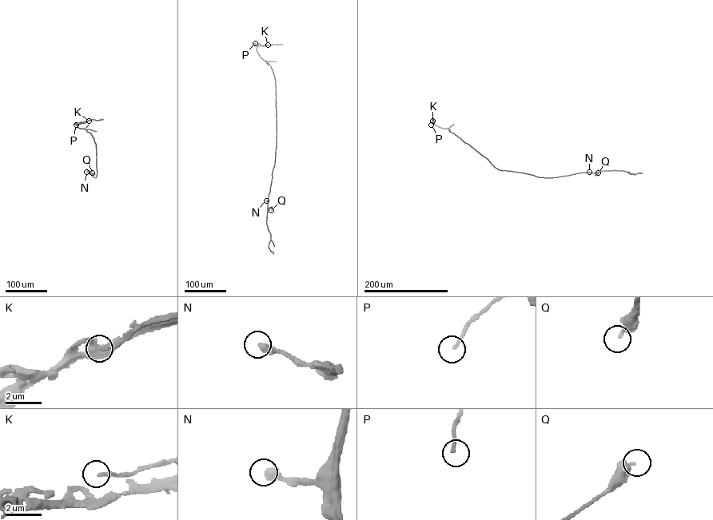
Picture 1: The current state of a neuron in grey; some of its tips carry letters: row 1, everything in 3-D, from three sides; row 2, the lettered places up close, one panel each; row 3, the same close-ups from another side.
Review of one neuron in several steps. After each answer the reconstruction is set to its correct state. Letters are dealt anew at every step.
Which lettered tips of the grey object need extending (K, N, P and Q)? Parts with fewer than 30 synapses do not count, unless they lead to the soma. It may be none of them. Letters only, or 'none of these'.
P

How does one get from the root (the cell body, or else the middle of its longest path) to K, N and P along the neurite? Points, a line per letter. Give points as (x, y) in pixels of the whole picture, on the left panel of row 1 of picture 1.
K: (97, 172), (93, 138), (86, 129), (77, 126), (89, 121)
N: (97, 172), (95, 177), (86, 172)
P: (97, 172), (93, 138), (86, 129), (76, 125)

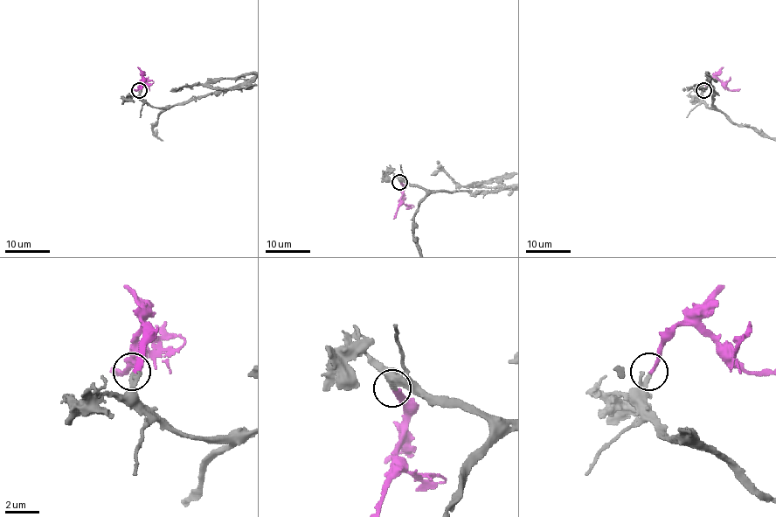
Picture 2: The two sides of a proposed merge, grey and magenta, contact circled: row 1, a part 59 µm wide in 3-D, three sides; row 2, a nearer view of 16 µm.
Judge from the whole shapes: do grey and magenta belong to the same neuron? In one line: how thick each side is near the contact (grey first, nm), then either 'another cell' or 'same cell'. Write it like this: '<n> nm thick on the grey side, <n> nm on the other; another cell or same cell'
190 nm thick on the grey side, 280 nm on the other; same cell

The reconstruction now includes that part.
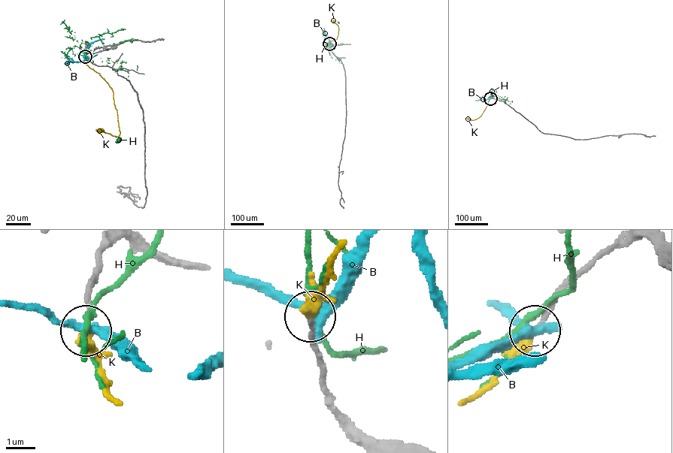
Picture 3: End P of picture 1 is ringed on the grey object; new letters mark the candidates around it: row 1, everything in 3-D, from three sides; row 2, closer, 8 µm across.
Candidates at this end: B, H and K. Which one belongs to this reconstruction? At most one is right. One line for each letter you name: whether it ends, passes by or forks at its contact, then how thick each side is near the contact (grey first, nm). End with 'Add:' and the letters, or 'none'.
K: it ends there; 160 nm thick on the grey side, 400 nm on the other
Add: K

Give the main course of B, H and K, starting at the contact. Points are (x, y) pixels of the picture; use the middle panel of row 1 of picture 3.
B: (329, 43), (323, 28)
H: (329, 43), (338, 22)
K: (329, 43), (338, 35), (338, 26), (333, 20)

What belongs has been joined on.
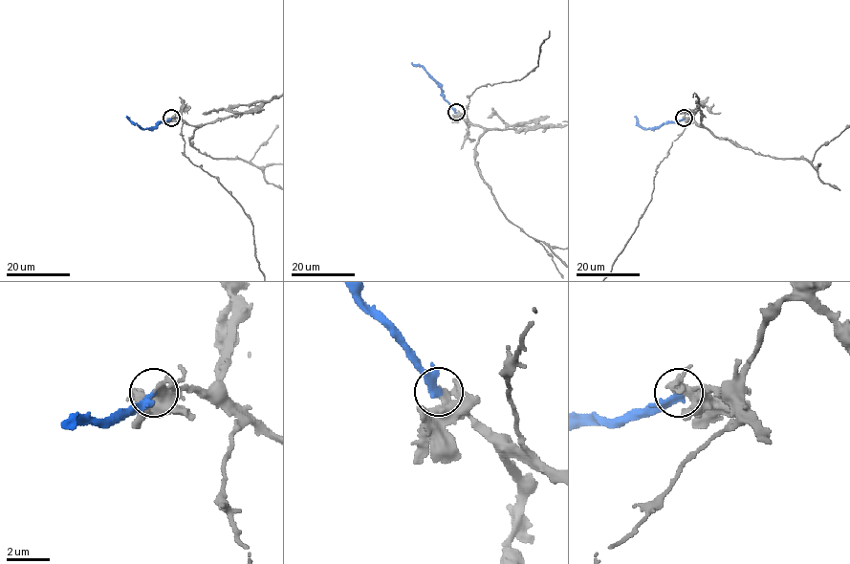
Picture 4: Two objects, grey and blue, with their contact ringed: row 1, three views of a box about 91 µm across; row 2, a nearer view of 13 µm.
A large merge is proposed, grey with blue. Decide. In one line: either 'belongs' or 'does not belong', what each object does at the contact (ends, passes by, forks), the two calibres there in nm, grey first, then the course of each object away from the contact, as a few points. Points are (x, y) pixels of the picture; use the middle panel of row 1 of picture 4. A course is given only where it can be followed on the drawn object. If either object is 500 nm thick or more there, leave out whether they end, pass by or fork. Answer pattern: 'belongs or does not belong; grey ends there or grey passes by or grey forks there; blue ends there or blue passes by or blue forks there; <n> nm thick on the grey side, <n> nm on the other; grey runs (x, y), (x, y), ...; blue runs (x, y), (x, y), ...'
belongs; grey forks there; blue passes by; 280 nm thick on the grey side, 240 nm on the other; grey runs (456, 113), (468, 119), (468, 97), (477, 88), (520, 79), (537, 66), (549, 36); blue runs (456, 113), (444, 98), (440, 85), (421, 65), (411, 64)

